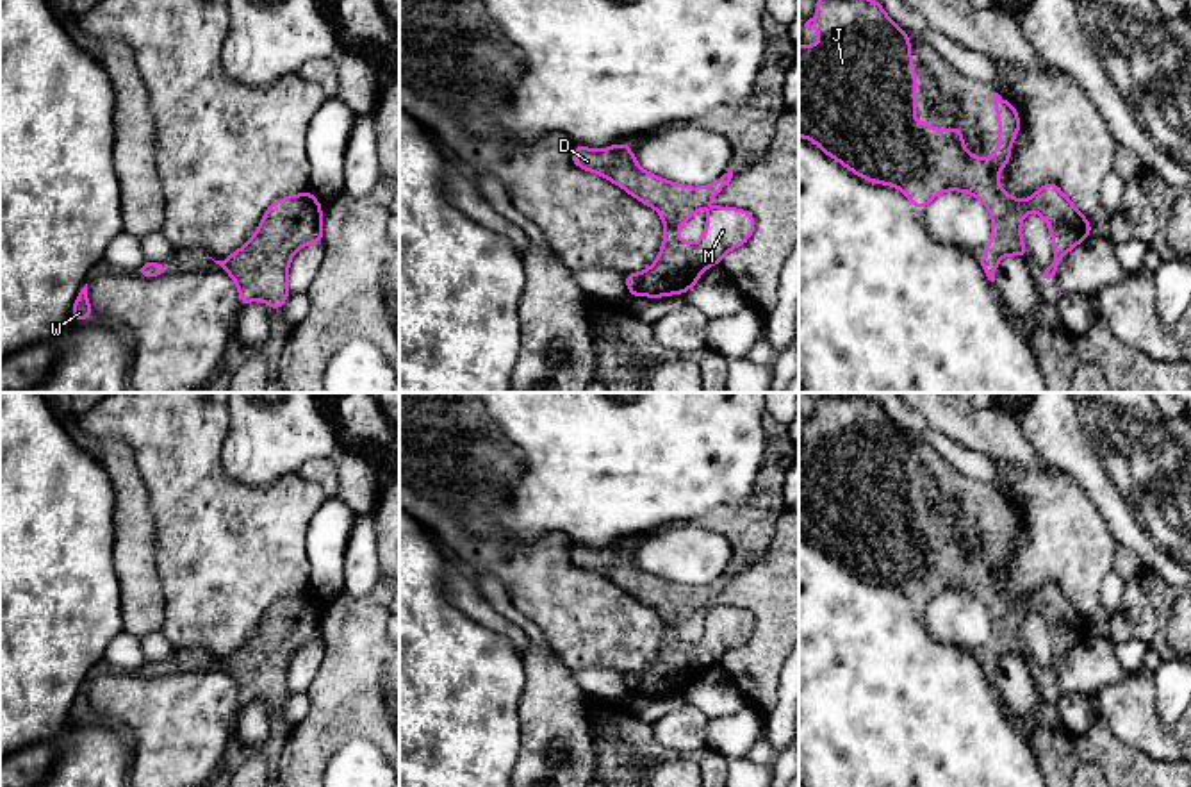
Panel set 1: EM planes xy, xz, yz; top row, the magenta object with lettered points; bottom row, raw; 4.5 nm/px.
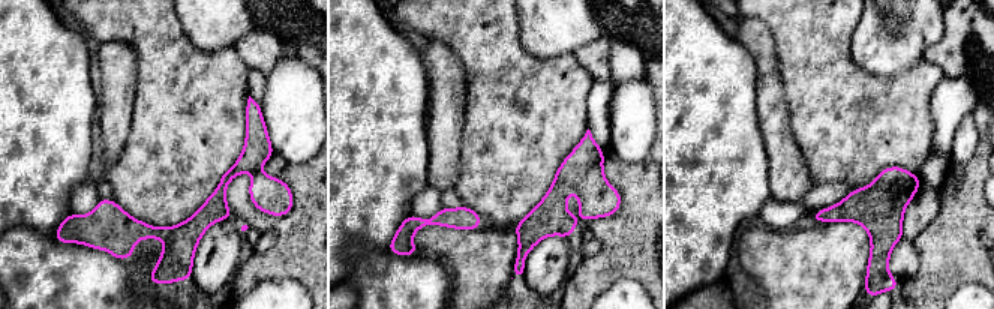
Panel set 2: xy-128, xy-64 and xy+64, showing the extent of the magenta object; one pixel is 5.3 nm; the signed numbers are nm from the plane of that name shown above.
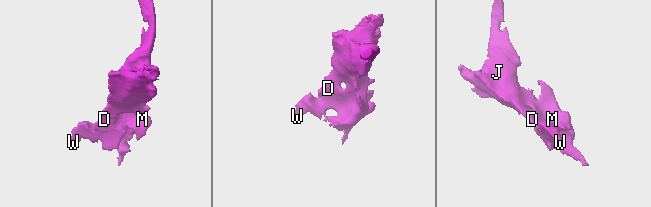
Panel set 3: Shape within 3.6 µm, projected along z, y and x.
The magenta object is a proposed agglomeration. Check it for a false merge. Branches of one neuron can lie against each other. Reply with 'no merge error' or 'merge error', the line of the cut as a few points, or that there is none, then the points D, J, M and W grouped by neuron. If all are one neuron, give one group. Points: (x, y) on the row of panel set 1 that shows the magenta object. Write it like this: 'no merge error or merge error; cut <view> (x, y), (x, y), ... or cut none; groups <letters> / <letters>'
no merge error; cut none; groups D J M W

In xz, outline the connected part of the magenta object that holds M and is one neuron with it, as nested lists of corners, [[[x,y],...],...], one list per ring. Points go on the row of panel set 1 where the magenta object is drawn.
[[[628,143],[604,150],[576,145],[571,159],[574,166],[604,177],[656,209],[663,220],[665,237],[654,264],[622,275],[629,296],[685,294],[706,268],[720,264],[729,250],[745,244],[754,232],[756,218],[749,211],[722,205],[710,211],[699,243],[688,244],[678,236],[678,228],[731,182],[733,170],[704,187],[685,187],[642,170]]]

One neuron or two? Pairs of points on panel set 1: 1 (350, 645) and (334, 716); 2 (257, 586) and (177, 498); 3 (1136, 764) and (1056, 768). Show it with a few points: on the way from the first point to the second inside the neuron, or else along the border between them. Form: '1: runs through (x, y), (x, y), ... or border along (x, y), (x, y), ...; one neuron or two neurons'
1: runs through (350, 662), (346, 698); one neuron
2: runs through (236, 564), (198, 520); one neuron
3: runs through (1117, 761), (1108, 753), (1076, 753); one neuron

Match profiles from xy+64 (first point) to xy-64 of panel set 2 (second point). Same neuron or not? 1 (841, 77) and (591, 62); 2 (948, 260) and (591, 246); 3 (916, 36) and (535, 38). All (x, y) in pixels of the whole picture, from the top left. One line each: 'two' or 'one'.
1: two
2: two
3: one

